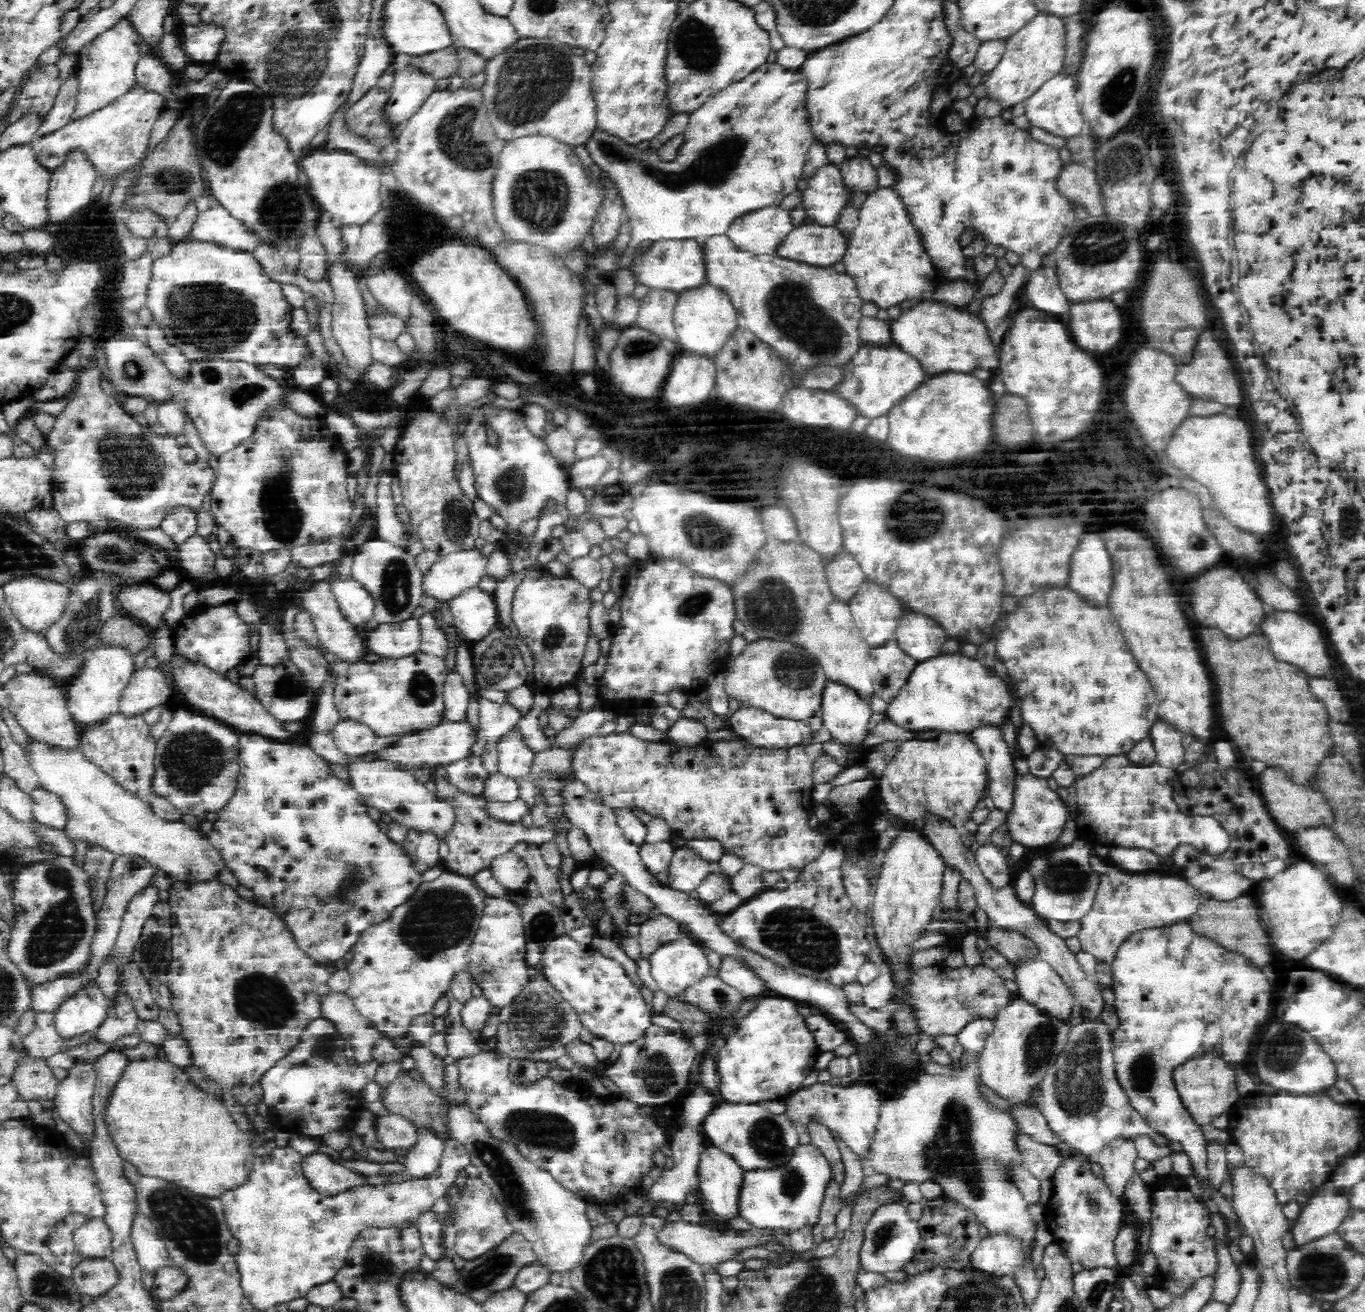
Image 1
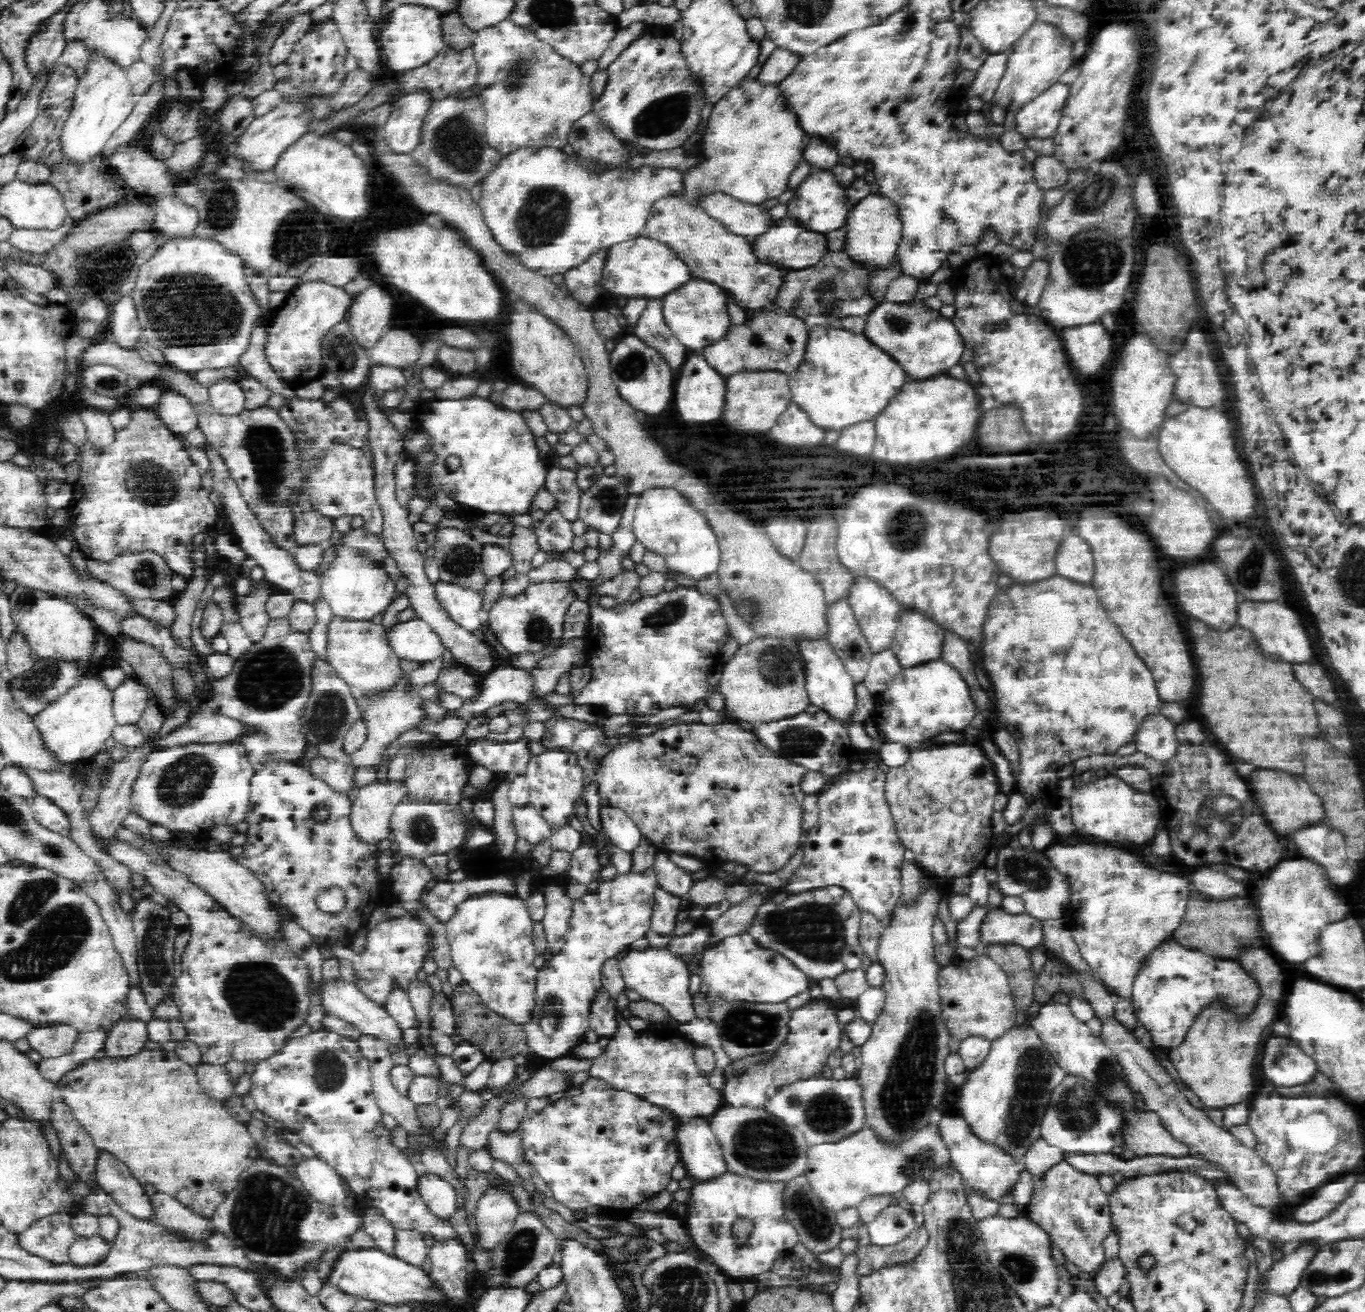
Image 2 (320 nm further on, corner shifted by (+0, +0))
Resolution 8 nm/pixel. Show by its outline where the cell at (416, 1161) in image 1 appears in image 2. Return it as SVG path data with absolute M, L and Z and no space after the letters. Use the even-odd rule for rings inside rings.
M431 1172L418 1176L417 1189L428 1210L439 1219L450 1218L456 1210L457 1192L452 1183Z

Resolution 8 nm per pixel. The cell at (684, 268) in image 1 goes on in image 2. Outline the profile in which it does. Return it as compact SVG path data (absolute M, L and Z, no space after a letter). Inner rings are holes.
M650 237L626 240L608 249L601 286L613 295L630 298L662 299L693 279L688 265L668 245Z

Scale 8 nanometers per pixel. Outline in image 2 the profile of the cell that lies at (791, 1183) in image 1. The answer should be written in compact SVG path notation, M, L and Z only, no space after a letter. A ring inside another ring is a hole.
M726 1172L708 1183L693 1182L692 1188L688 1190L690 1196L686 1201L687 1210L683 1225L693 1244L710 1259L710 1262L717 1264L726 1278L739 1282L755 1280L758 1275L770 1271L773 1260L789 1256L792 1248L799 1242L796 1229L786 1219L785 1188L786 1182L759 1181L731 1172ZM737 1218L746 1218L754 1224L754 1229L746 1244L738 1244L732 1234L732 1223Z

